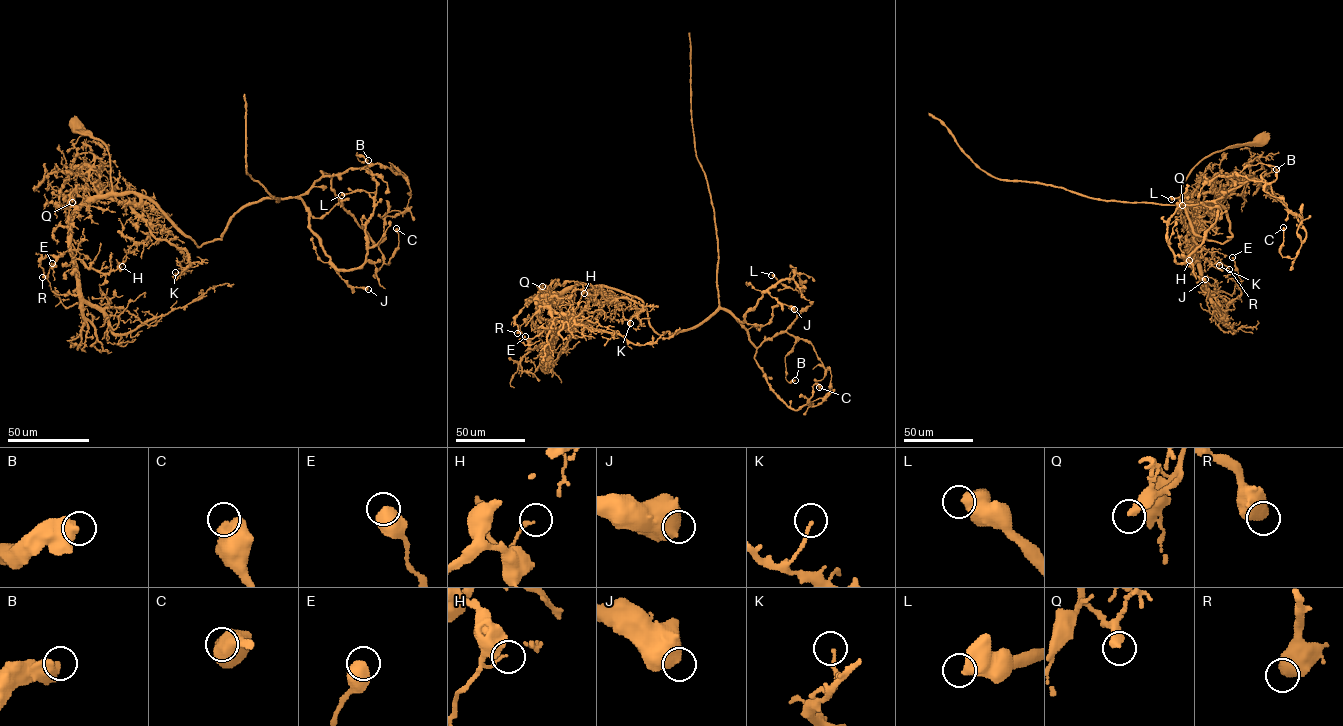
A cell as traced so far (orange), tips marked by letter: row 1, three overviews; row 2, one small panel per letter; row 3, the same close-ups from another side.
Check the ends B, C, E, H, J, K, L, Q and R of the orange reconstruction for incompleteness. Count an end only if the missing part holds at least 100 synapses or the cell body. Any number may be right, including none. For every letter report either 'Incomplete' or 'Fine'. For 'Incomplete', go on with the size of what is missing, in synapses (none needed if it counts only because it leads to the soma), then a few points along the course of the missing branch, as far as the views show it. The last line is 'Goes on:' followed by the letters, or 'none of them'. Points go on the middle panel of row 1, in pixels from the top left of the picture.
B: Fine
C: Fine
E: Fine
H: Fine
J: Fine
K: Fine
L: Fine
Q: Fine
R: Fine
Goes on: none of them

